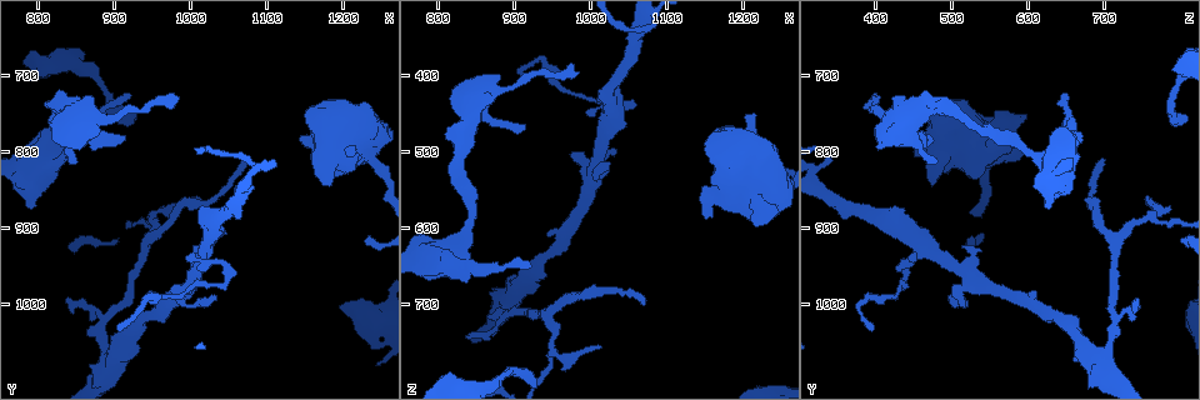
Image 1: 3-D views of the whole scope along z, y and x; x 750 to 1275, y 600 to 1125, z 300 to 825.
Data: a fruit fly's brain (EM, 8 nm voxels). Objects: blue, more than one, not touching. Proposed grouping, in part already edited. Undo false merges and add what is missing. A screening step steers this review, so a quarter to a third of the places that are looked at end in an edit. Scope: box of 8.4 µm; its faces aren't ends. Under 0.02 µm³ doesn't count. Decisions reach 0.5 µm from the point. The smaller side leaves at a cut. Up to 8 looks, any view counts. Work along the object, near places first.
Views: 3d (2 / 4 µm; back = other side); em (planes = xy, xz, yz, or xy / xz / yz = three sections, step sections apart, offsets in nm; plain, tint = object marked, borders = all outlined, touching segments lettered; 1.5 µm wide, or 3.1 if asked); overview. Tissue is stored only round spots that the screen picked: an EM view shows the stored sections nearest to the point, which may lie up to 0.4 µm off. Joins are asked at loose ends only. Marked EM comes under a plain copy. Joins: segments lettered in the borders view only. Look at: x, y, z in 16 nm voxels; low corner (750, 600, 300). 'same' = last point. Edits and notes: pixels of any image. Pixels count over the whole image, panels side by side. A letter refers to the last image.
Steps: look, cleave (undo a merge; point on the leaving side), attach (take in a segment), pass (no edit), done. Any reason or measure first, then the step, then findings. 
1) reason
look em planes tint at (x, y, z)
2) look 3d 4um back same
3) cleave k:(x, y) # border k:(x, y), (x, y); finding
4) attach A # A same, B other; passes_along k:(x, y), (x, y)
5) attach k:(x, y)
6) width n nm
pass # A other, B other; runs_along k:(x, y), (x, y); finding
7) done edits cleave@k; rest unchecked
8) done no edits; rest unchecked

free end
look em planes borders at (910, 785, 465)

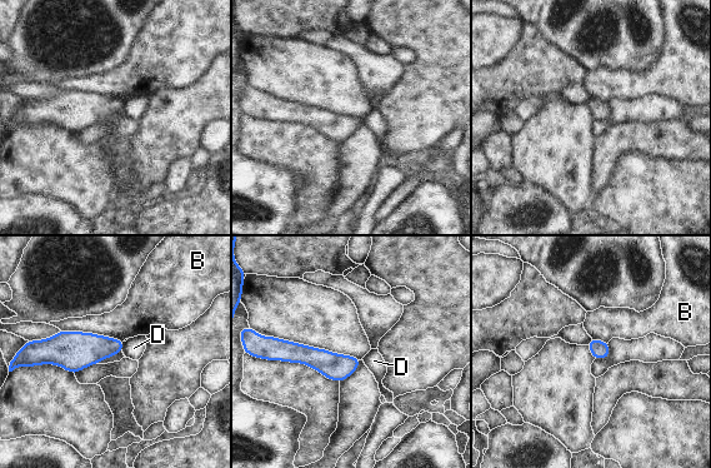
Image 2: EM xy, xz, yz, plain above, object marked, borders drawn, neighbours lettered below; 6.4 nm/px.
longest_contact B 420 nm
pass # B other, D other; runs_along 2:(276, 349), (326, 363), (356, 363); none of them fits

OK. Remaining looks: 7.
branch stops here
look em planes borders at (920, 720, 650)

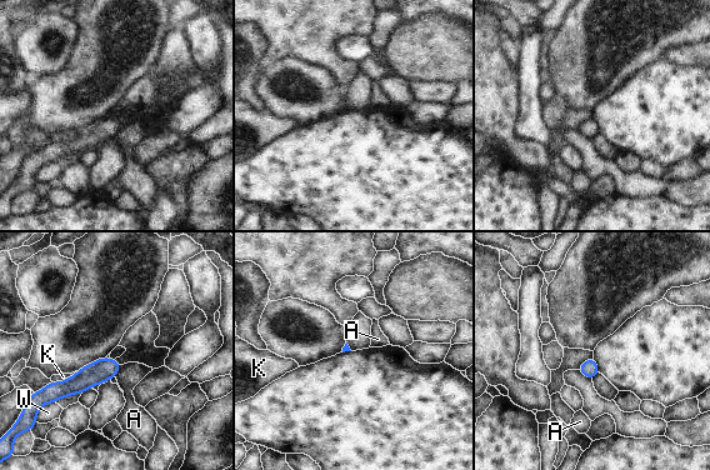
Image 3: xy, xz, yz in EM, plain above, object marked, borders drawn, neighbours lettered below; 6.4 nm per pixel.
longest_contact K 190 nm
pass # A other, K other, W other; no lettered segment goes on from it

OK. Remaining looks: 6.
thin end
look em xy step 8 borders at (975, 740, 385)

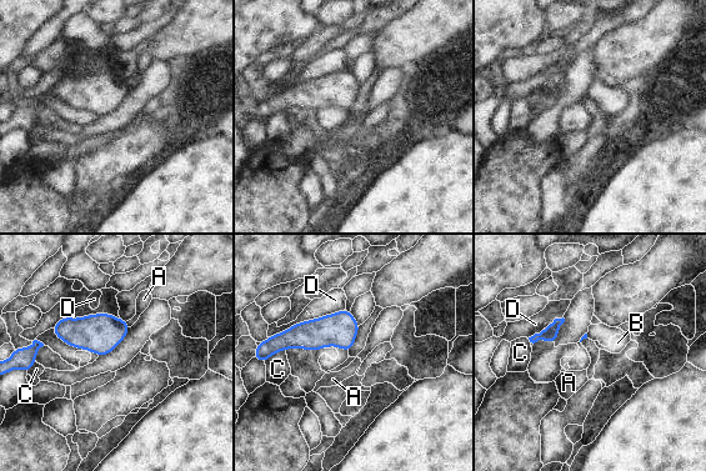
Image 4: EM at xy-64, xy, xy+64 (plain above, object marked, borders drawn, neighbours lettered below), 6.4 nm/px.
look em planes borders same

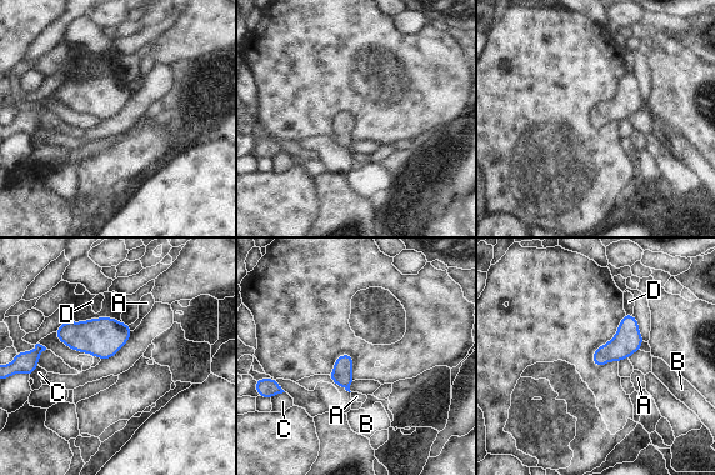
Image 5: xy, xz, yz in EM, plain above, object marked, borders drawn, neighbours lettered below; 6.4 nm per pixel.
width 130 nm
pass # A other, B other, C other, D other; border 5:(128, 325), (133, 330); none of them fits

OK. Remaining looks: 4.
done no edits; rest unchecked

